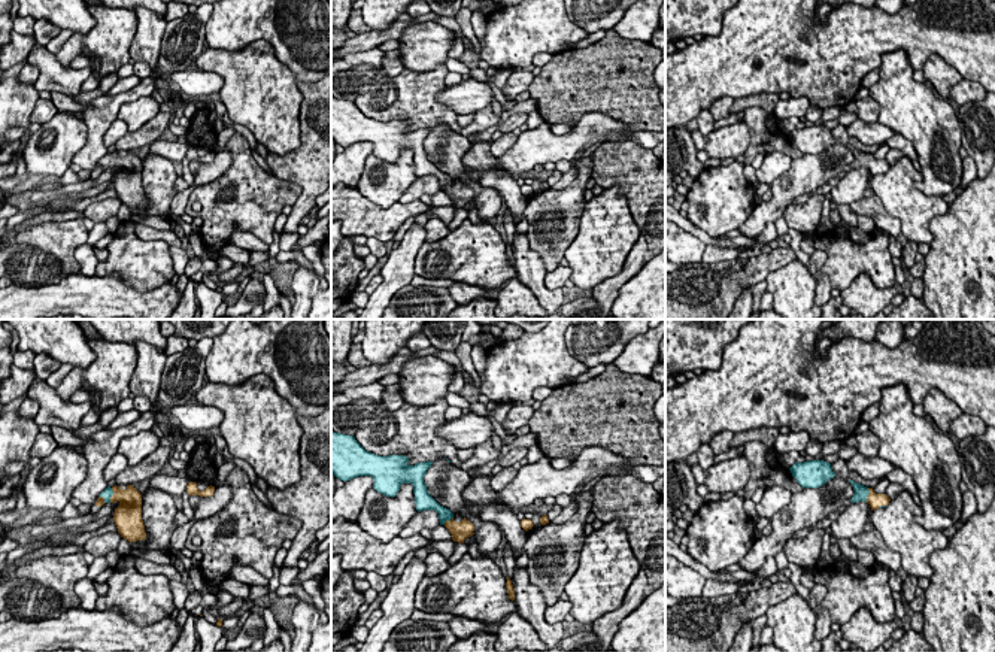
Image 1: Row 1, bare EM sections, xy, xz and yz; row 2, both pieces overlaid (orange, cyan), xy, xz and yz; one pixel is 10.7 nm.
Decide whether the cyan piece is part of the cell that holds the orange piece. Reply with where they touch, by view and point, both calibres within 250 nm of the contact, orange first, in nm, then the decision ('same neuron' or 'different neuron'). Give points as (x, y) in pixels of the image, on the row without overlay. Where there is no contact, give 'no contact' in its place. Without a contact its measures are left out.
contact xy (112, 161); calibres 280 and 120 nm; same neuron

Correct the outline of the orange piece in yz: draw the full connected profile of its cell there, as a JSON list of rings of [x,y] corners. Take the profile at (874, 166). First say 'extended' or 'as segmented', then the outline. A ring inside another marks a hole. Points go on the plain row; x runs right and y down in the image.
extended; [[[850,145],[849,148],[852,149],[853,157],[855,157],[850,166],[852,169],[865,167],[870,170],[871,176],[876,176],[879,173],[886,173],[889,170],[891,164],[886,160],[876,160],[873,154],[867,154]]]

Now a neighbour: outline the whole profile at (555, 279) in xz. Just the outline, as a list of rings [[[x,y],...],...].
[[[558,266],[553,272],[547,272],[544,276],[544,286],[547,289],[562,288],[570,279],[571,269],[568,266]]]

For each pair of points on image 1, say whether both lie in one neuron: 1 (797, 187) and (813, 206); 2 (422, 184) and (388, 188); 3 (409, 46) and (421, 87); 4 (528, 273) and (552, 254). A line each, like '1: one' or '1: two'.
1: two
2: two
3: two
4: two

